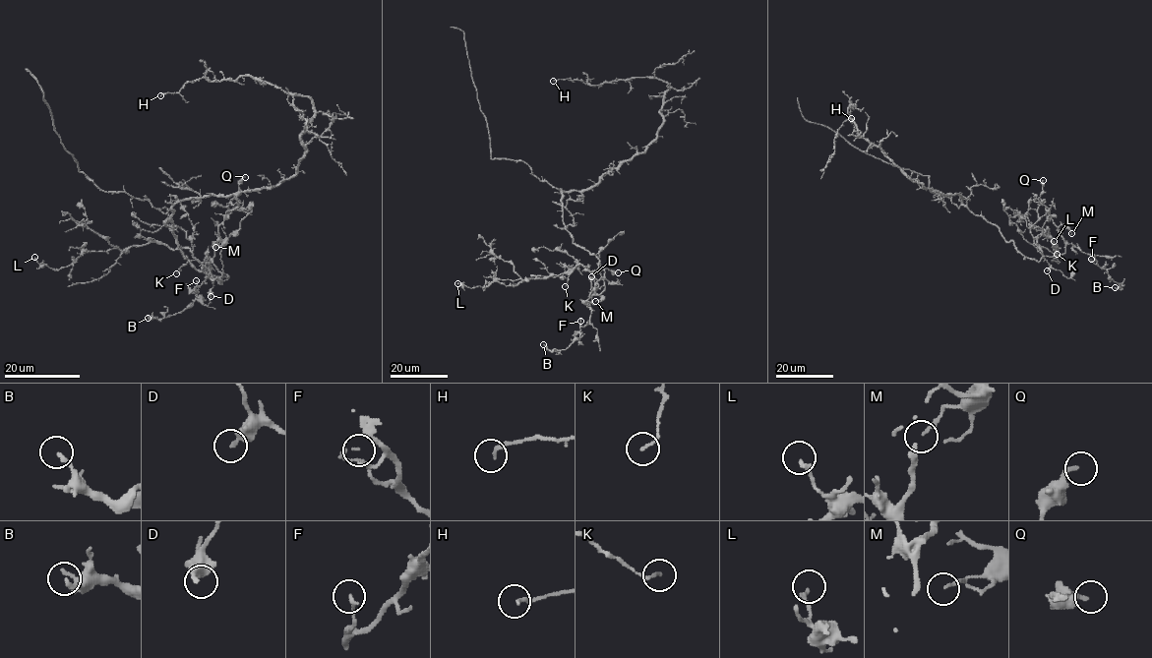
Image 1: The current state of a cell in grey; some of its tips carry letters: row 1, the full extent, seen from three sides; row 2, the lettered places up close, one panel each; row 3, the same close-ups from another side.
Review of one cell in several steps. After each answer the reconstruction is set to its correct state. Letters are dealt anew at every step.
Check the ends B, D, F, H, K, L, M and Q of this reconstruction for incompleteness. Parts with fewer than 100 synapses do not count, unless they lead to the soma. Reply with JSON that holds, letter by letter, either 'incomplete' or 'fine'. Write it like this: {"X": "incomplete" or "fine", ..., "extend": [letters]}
{"B": "fine", "D": "fine", "F": "fine", "H": "fine", "K": "fine", "L": "fine", "M": "fine", "Q": "fine", "extend": []}

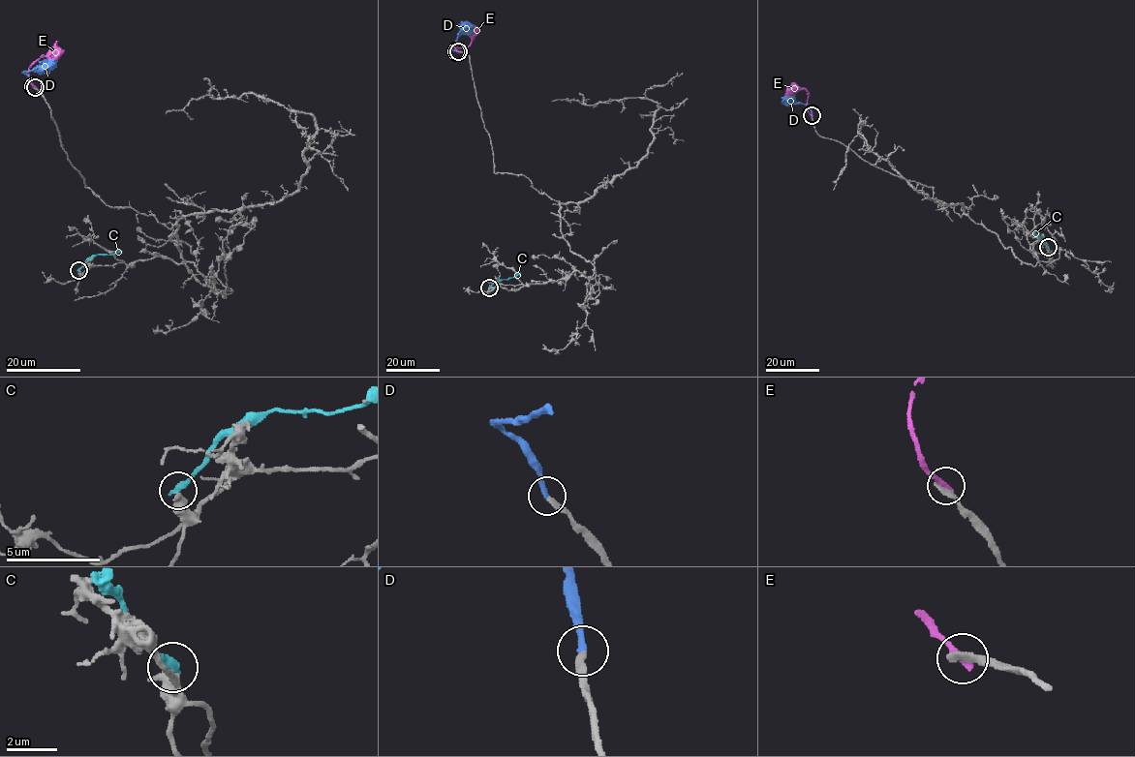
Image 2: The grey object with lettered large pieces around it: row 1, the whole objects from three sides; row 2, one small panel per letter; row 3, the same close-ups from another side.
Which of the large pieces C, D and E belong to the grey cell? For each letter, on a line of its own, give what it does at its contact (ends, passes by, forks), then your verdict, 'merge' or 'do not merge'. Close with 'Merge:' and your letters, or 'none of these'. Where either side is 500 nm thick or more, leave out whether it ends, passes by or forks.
C: do not merge
D: it ends; merge
E: it ends; do not merge
Merge: D

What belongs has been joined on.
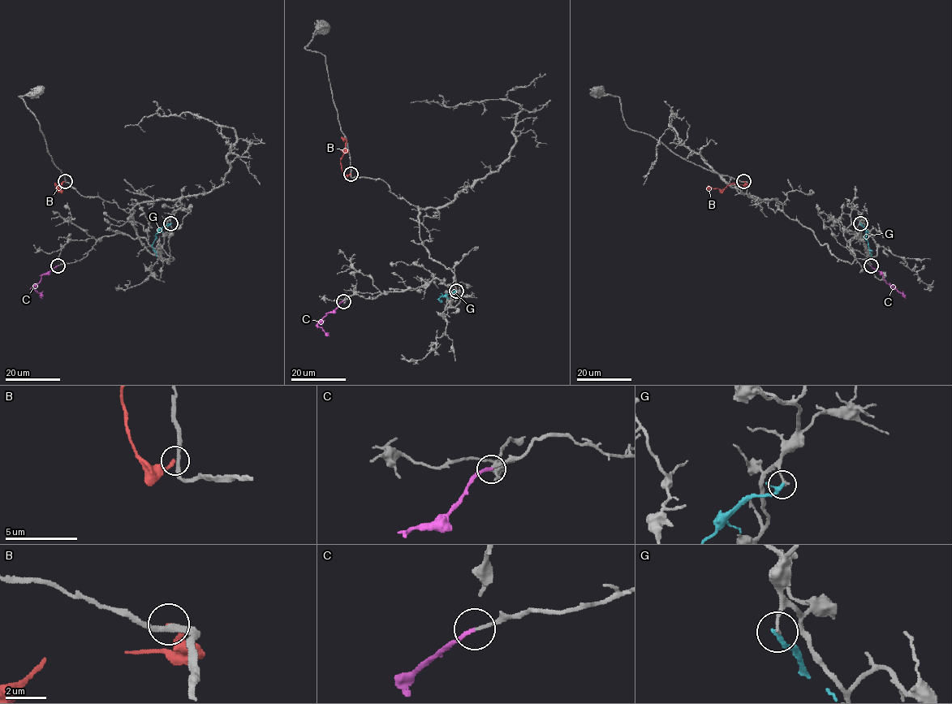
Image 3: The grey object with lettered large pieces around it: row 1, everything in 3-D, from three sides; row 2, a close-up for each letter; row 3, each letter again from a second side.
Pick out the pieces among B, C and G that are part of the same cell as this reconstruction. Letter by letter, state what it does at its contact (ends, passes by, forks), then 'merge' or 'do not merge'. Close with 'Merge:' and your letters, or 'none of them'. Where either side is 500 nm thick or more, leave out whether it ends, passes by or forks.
B: it ends there; do not merge
C: it ends there; merge
G: it passes by; do not merge
Merge: C

